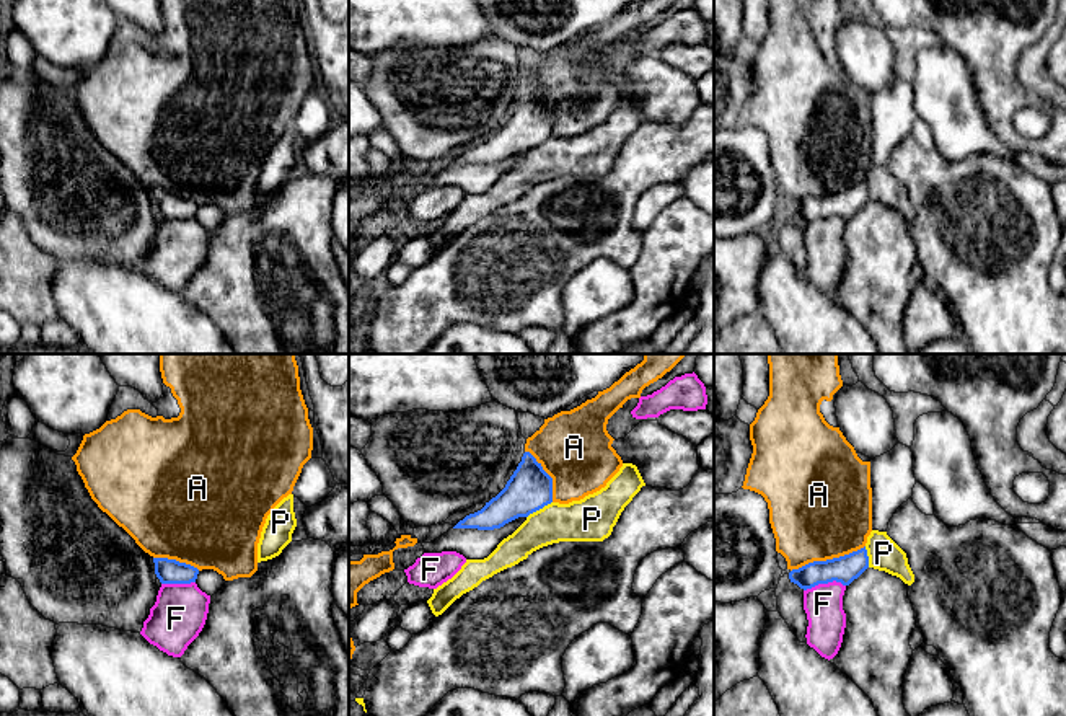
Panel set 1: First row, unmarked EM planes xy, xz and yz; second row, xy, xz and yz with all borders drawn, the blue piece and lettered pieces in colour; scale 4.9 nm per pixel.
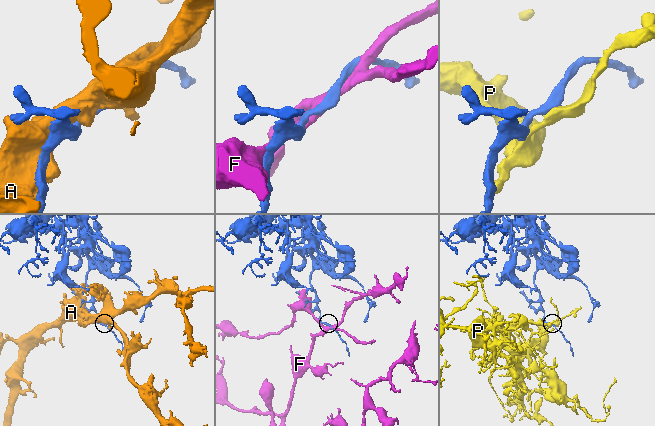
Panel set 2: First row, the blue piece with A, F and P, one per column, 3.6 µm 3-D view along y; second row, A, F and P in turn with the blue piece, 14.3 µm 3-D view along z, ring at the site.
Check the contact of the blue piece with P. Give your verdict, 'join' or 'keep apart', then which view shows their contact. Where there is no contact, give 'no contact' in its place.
join; contact in xz

